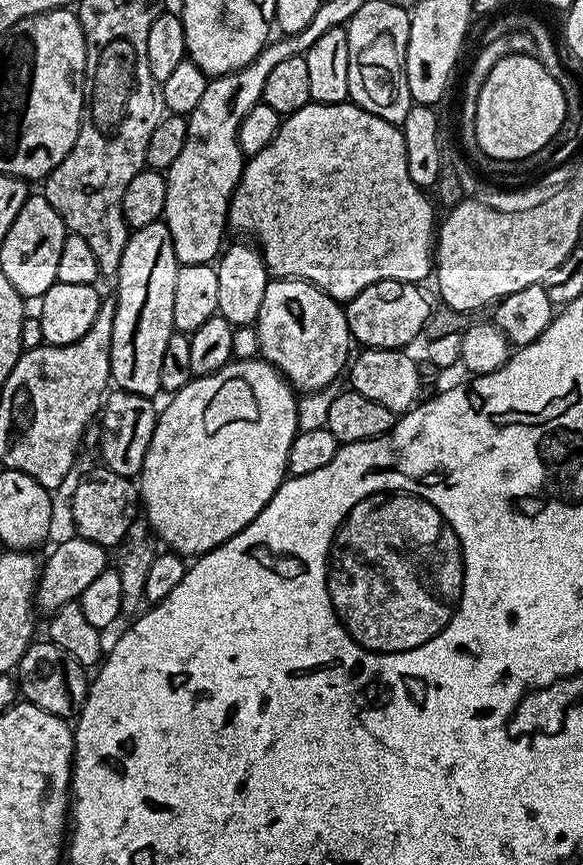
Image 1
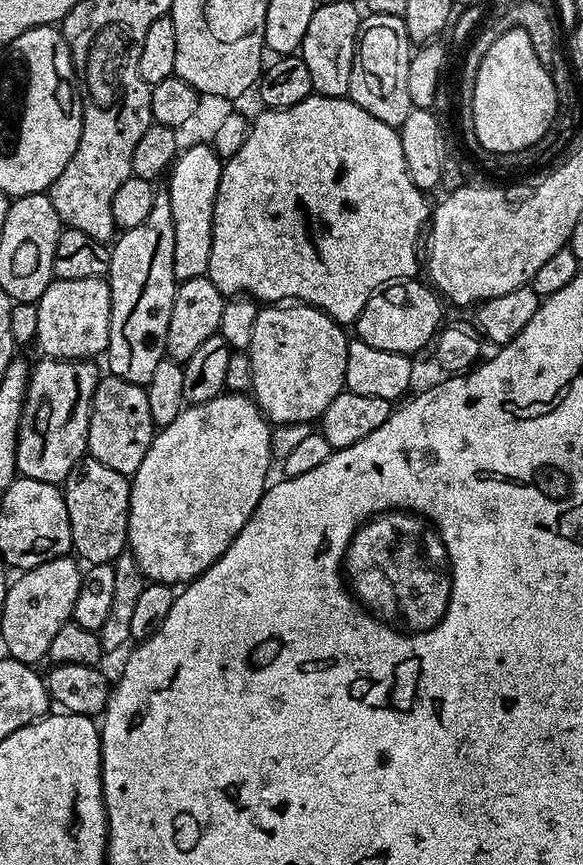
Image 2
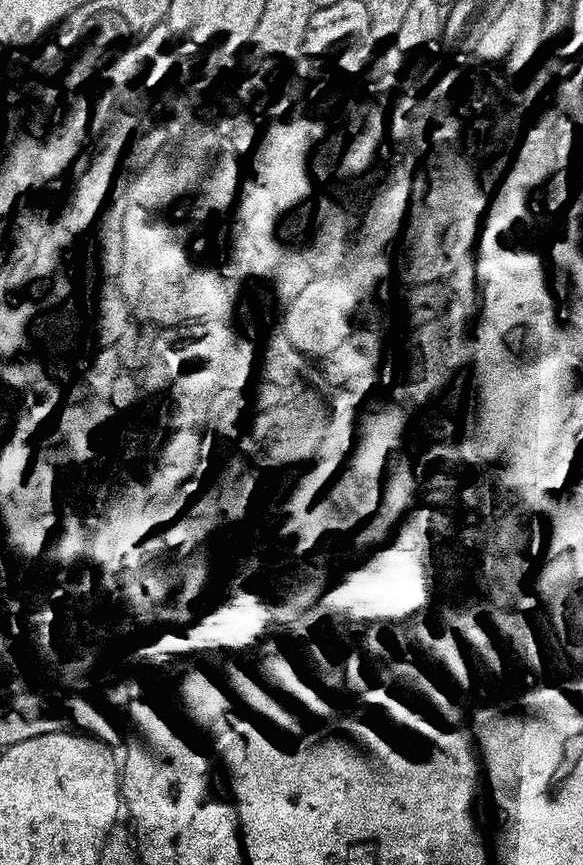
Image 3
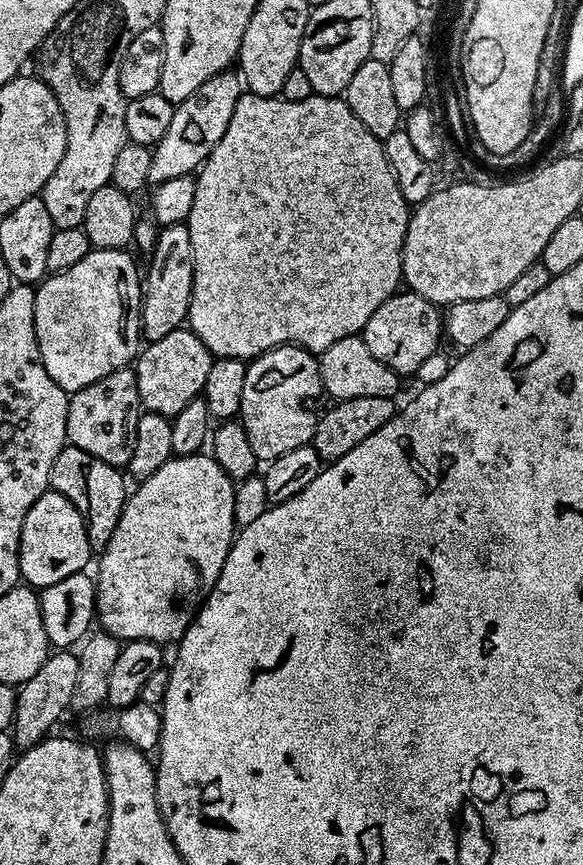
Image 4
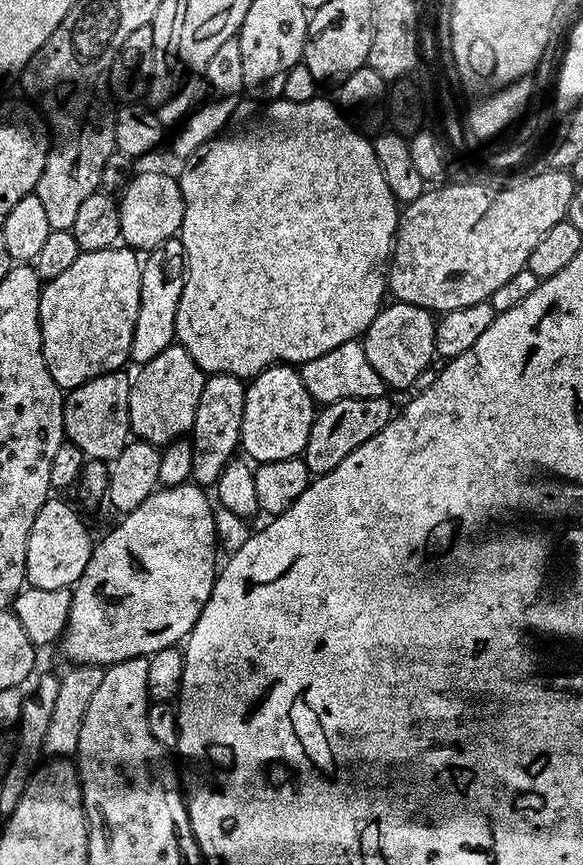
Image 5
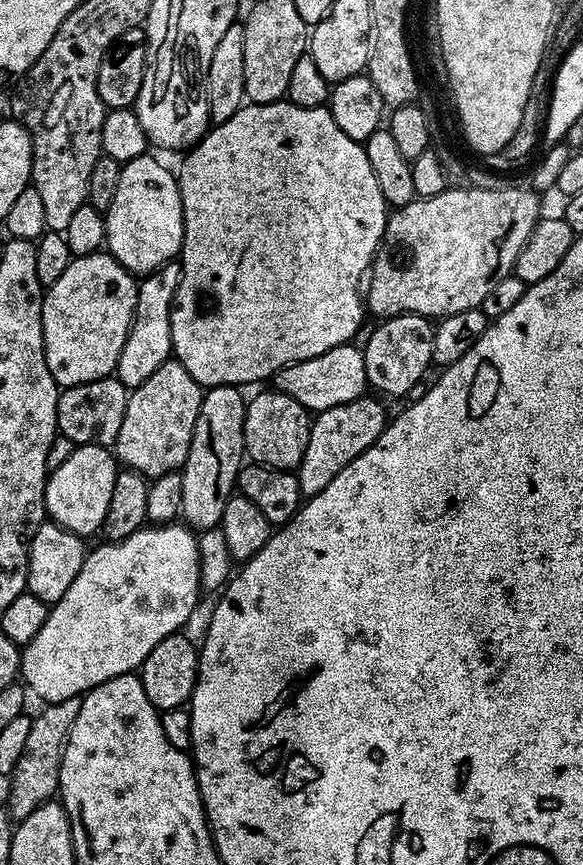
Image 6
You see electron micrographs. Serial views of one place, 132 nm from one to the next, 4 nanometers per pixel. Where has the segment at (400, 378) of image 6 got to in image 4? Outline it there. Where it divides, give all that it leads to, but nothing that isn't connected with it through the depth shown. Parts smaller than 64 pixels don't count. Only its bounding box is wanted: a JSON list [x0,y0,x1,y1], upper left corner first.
[363,290,442,378]

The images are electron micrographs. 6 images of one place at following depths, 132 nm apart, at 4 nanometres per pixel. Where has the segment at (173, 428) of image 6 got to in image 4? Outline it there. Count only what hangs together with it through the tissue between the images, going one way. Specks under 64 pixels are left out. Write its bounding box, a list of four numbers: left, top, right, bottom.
[134,326,213,418]

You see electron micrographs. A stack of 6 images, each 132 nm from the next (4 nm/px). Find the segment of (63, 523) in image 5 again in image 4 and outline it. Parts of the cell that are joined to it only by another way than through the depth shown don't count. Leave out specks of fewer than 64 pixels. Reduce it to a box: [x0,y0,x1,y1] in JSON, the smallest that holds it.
[20,491,94,590]

